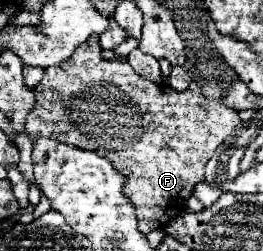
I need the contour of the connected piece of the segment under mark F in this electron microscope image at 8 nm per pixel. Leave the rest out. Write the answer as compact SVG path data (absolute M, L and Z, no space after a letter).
M98 35L90 36L82 48L76 48L70 60L46 68L44 78L34 88L34 94L36 104L26 118L26 132L30 138L54 138L106 156L114 168L126 176L124 194L136 208L140 222L138 230L142 234L166 226L180 214L184 208L182 202L192 196L198 182L204 182L206 162L240 124L238 110L228 108L218 100L204 98L196 82L192 82L184 92L176 92L168 84L156 84L138 76L126 60L104 60Z

